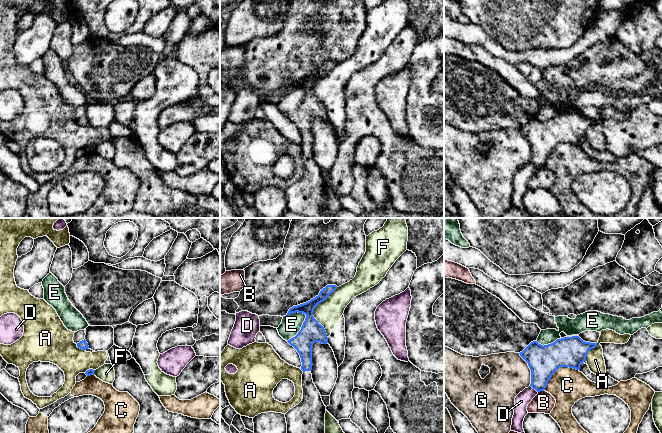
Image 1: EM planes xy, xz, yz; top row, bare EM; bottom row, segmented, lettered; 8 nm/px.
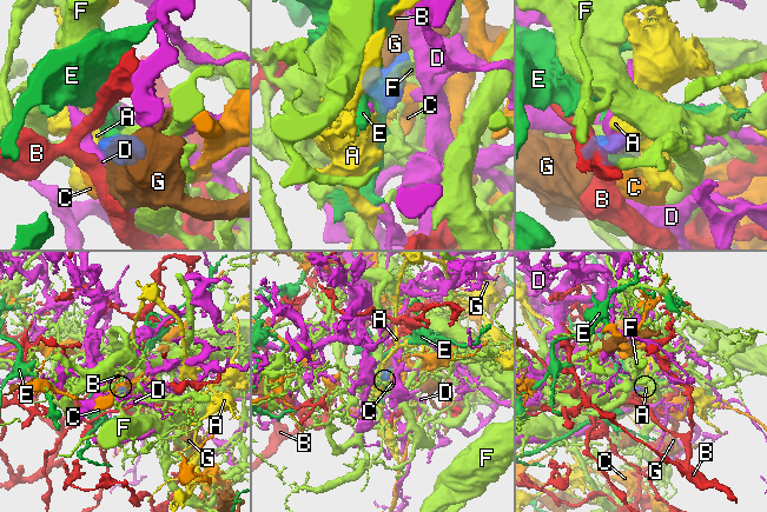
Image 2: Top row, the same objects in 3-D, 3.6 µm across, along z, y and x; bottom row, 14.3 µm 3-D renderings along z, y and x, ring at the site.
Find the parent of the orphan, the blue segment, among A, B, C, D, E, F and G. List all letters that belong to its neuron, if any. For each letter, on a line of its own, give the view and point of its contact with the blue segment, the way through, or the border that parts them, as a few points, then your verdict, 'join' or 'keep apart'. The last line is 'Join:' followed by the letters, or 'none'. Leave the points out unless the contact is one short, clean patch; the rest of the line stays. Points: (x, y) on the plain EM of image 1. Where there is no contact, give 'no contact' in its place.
A: contact yz (588, 127); border yz (597, 119), (587, 129), (585, 136); keep apart
B: contact yz (541, 166); border yz (544, 165), (538, 168); keep apart
C: contact yz (558, 144); keep apart
D: contact yz (534, 164); border yz (530, 161), (537, 168); keep apart
E: contact xz (301, 104); border xz (304, 89), (305, 96), (301, 105), (287, 117); keep apart
F: contact xz (313, 87); keep apart
G: contact yz (530, 145); keep apart
Join: none

